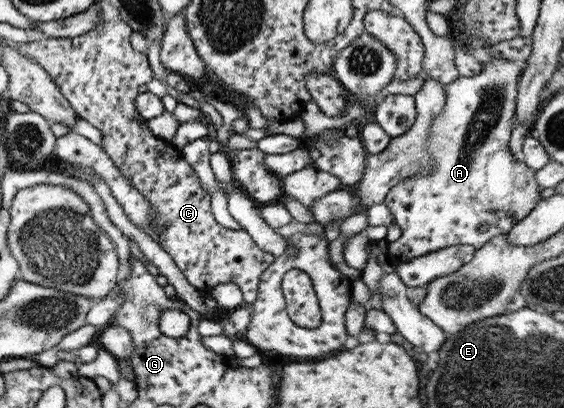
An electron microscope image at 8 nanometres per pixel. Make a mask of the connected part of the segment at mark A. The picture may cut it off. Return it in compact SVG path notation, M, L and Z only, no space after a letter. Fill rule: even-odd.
M499 55L487 59L485 63L481 63L482 70L479 74L473 75L473 77L457 77L454 81L451 81L448 85L443 87L443 93L445 93L445 106L441 108L439 114L433 116L433 122L429 124L429 134L427 134L427 153L433 161L433 170L429 174L421 174L417 172L415 176L405 176L405 178L399 180L395 187L390 187L385 198L383 198L383 205L388 207L389 213L393 215L393 224L399 227L401 236L397 240L388 242L387 255L389 261L394 265L405 263L413 257L419 257L425 255L429 251L435 251L445 246L453 246L459 244L470 245L474 249L483 247L490 238L501 233L507 233L511 230L513 225L516 225L520 219L523 219L525 215L529 213L535 207L535 204L541 199L539 191L541 188L537 185L534 178L534 171L527 167L519 158L516 158L508 146L508 141L511 135L512 127L515 123L515 98L517 95L517 81L520 75L520 70L525 66L523 63L516 62L515 60L503 59ZM485 224L487 229L483 232L477 231L478 226Z

